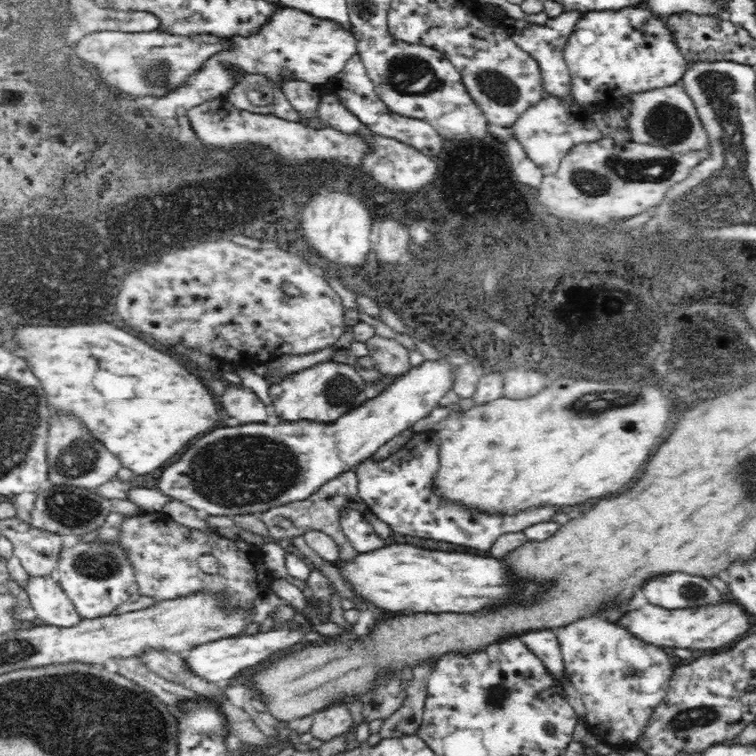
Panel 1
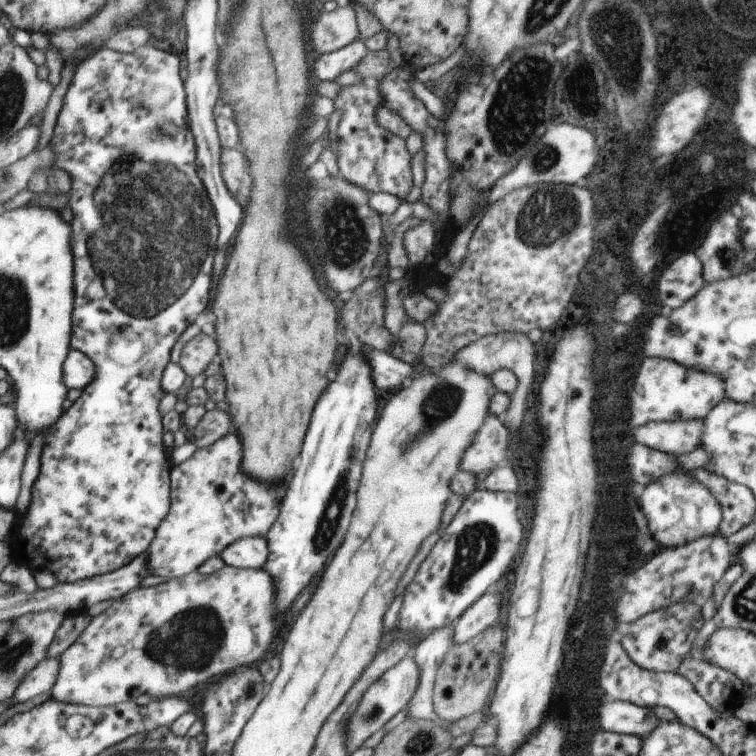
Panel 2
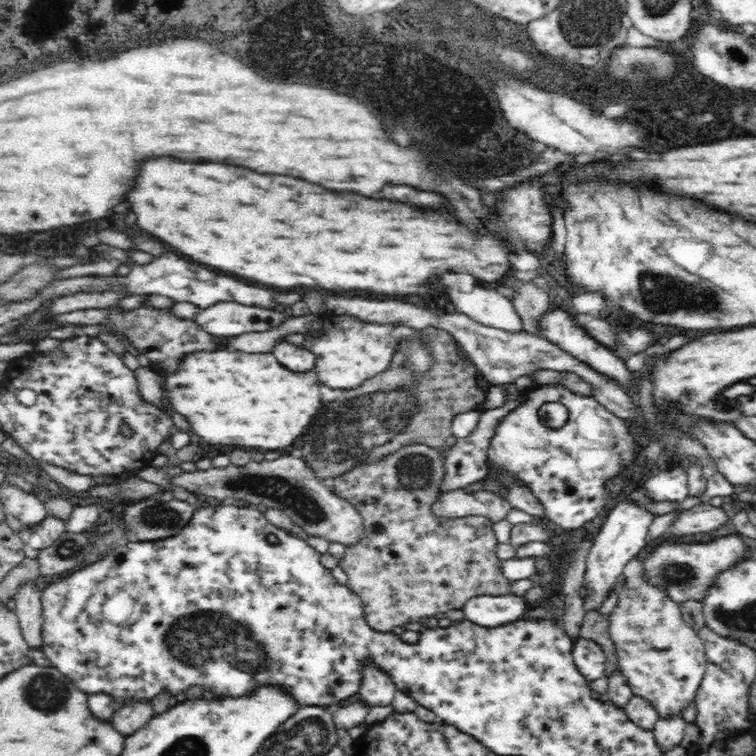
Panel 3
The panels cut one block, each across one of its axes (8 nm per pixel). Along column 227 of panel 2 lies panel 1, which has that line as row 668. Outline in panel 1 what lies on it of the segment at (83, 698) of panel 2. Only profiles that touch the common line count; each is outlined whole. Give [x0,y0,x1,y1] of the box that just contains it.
[554,618,672,746]

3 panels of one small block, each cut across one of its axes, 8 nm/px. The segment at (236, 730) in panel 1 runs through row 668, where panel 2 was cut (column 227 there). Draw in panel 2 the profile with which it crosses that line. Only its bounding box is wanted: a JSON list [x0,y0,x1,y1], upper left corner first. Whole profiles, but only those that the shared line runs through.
[221,150,251,196]

